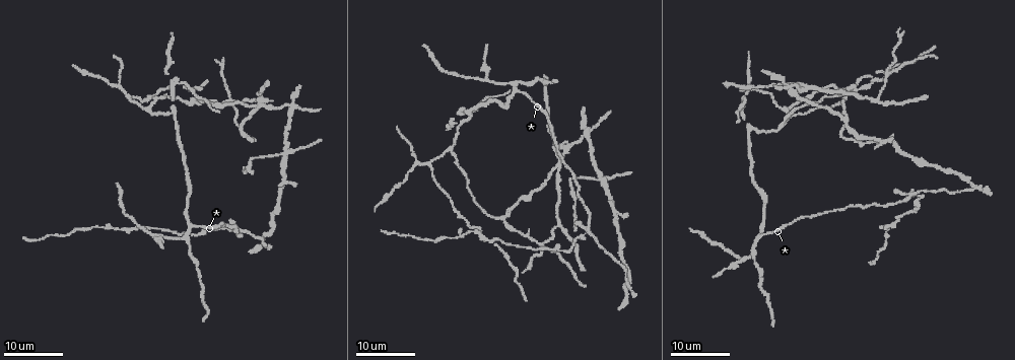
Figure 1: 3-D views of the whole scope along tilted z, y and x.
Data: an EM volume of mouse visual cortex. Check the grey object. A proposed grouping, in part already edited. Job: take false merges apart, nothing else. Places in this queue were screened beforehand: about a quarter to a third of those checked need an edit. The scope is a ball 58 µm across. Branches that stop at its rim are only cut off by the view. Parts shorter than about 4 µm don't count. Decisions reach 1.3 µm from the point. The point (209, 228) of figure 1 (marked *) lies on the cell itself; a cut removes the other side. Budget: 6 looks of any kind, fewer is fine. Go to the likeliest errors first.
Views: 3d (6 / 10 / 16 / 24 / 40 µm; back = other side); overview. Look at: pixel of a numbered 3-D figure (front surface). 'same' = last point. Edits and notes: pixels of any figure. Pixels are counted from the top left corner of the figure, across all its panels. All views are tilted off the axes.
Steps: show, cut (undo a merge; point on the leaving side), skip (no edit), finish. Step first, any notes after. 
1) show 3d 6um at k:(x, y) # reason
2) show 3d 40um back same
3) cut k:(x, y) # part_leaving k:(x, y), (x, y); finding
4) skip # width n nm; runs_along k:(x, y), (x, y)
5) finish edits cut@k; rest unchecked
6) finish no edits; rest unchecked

show 3d 24um at 1:(128, 97) # three-way junction

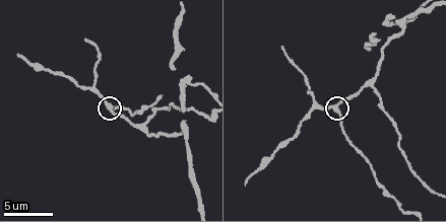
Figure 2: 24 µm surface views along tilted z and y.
show 3d 6um at 2:(107, 107)

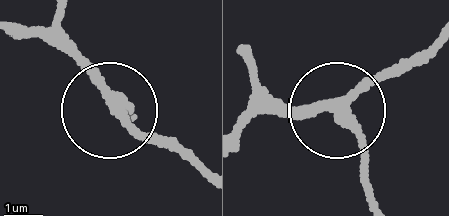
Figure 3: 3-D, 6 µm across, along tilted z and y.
skip # arms 3; all the same cell

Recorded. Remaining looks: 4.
show 3d 24um at 1:(190, 224) # two arms in line, one across

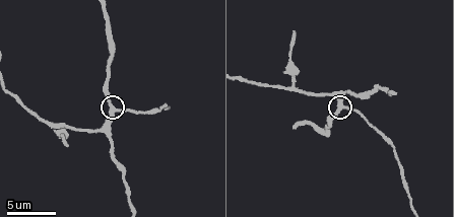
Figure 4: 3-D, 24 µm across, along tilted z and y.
show 3d 6um at 4:(339, 110)

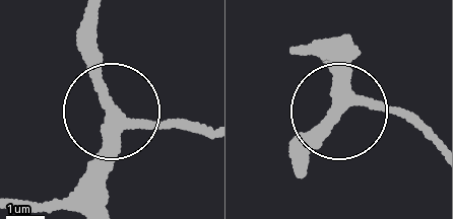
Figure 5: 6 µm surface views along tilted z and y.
show 3d 6um back at 5:(110, 108)

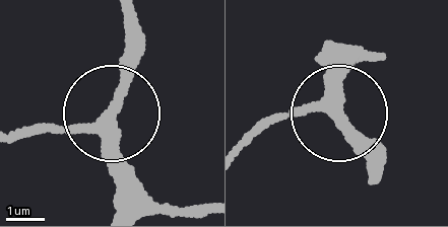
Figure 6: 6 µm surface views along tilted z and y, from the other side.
skip # width 290 nm; runs_along 6:(16, 131), (108, 119), (124, 192); all the same cell

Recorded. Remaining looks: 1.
finish no edits; rest unchecked

